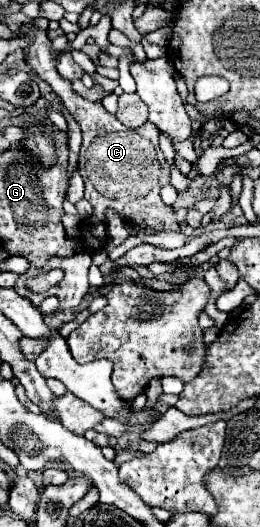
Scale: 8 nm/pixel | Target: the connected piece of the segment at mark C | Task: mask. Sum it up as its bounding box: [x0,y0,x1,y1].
[26,17,178,251]

